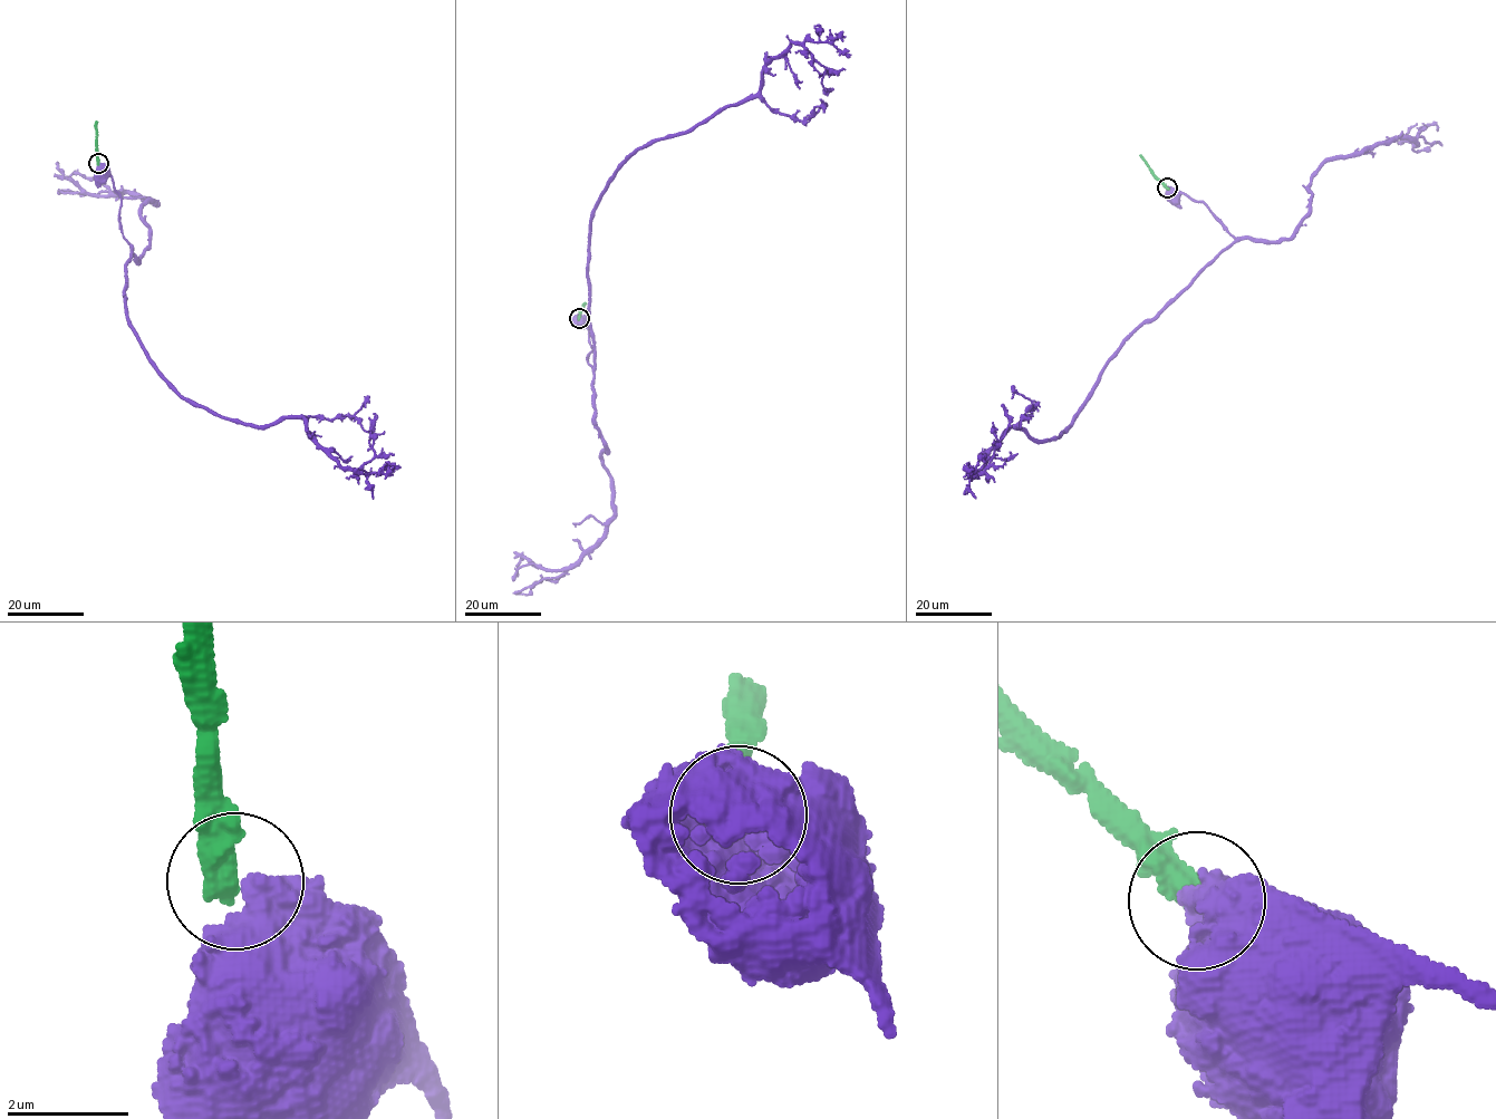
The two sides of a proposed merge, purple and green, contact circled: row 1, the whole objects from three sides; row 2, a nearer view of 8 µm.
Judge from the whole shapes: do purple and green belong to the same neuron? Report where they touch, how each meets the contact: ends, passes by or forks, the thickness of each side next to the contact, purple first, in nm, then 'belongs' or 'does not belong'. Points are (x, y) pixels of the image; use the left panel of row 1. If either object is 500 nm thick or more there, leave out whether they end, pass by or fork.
place (98, 163); calibres 600 and 550 nm; does not belong

